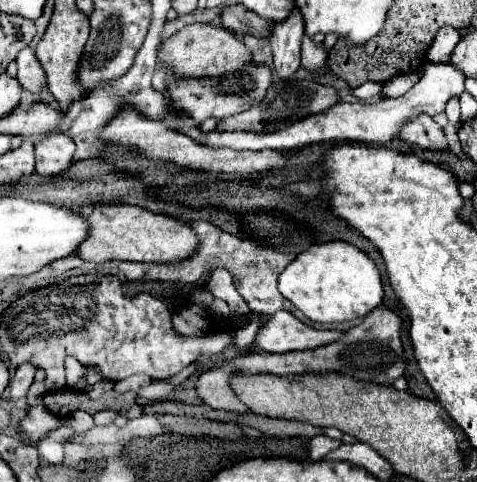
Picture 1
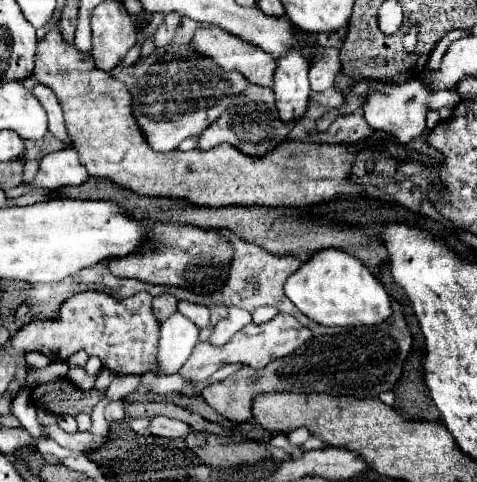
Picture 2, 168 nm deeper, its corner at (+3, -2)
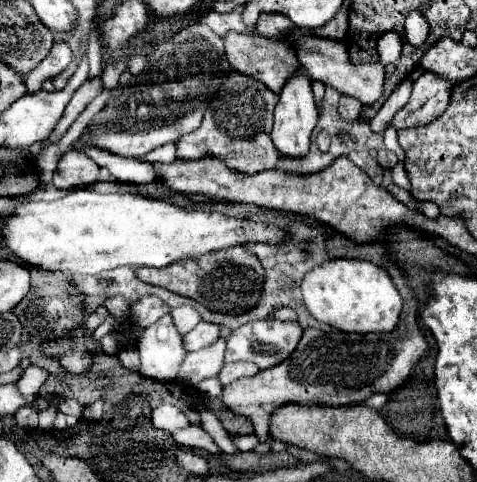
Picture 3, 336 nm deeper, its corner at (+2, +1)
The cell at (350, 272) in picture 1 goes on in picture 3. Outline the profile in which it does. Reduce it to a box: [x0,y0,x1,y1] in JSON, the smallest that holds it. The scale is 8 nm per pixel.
[300,258,402,332]

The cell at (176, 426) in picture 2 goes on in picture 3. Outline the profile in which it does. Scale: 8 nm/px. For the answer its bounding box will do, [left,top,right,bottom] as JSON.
[172,426,220,454]

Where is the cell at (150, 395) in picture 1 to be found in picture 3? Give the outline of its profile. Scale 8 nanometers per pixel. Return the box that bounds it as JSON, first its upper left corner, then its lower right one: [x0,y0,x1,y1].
[218,362,258,384]

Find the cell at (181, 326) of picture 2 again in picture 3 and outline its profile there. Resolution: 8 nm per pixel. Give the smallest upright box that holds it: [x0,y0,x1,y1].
[138,314,188,382]

